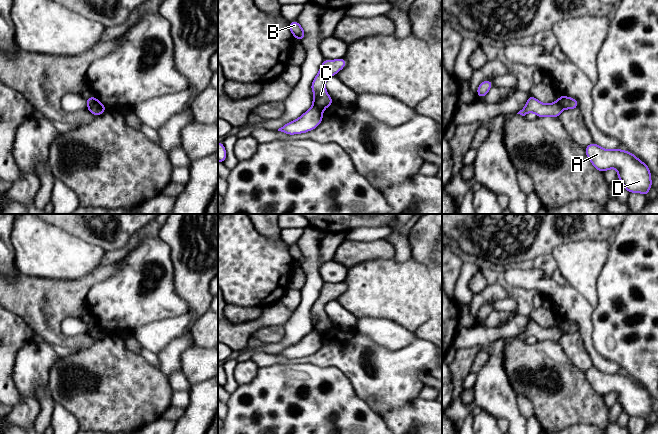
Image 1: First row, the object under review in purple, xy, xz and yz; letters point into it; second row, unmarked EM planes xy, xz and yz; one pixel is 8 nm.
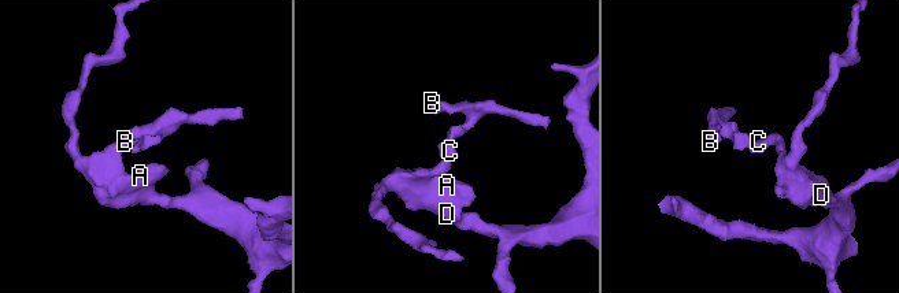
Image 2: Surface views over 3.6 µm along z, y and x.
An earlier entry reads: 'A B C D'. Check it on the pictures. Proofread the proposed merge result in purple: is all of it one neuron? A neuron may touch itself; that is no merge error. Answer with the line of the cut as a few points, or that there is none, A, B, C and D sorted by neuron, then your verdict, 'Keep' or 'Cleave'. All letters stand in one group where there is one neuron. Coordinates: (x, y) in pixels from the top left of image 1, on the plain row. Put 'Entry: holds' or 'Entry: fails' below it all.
Split along xy (96, 322), (88, 330). Groups: A D / B C. Cleave
Entry: fails

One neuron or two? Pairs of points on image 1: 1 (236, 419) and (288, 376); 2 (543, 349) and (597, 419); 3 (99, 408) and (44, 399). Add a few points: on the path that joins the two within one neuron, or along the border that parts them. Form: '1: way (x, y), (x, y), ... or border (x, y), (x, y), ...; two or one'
1: way (249, 414), (275, 389); one
2: way (557, 366), (561, 371), (565, 387), (580, 402); one
3: border (45, 392), (54, 403); two

